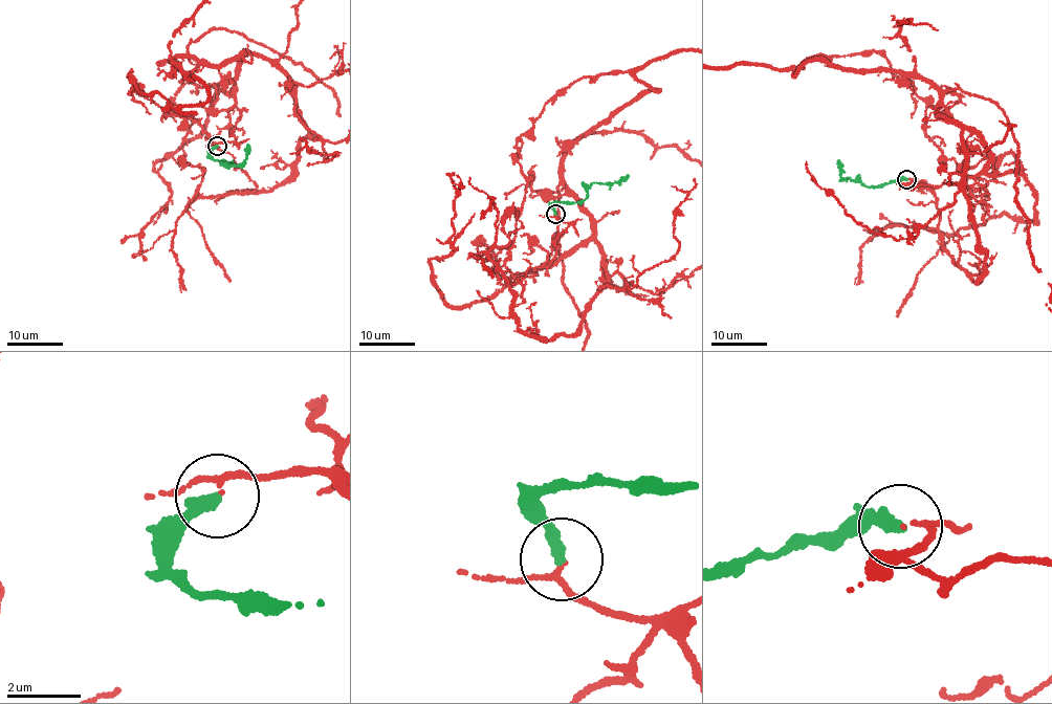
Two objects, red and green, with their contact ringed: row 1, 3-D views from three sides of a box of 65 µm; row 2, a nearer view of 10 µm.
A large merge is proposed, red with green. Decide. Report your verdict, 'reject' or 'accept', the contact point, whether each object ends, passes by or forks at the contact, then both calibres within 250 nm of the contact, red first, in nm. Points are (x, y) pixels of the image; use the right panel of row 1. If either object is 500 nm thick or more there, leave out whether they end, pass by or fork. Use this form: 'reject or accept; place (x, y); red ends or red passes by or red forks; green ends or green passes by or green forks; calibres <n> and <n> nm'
reject; place (906, 179); red passes by; green ends; calibres 100 and 320 nm

